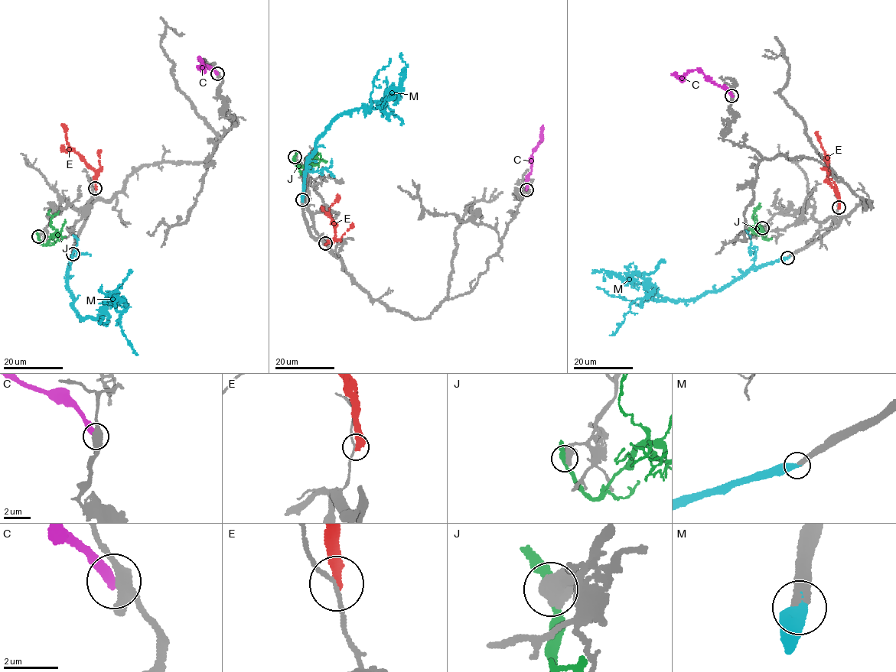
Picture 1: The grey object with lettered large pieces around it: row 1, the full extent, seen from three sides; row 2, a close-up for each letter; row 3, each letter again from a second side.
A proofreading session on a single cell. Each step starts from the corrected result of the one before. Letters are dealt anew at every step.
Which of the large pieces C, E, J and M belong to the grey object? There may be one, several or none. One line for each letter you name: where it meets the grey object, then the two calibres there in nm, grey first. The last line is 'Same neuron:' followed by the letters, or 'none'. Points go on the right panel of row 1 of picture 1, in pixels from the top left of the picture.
M: Touches grey at (787, 258). Thickness 420 nm (grey) against 500 nm
Same neuron: M

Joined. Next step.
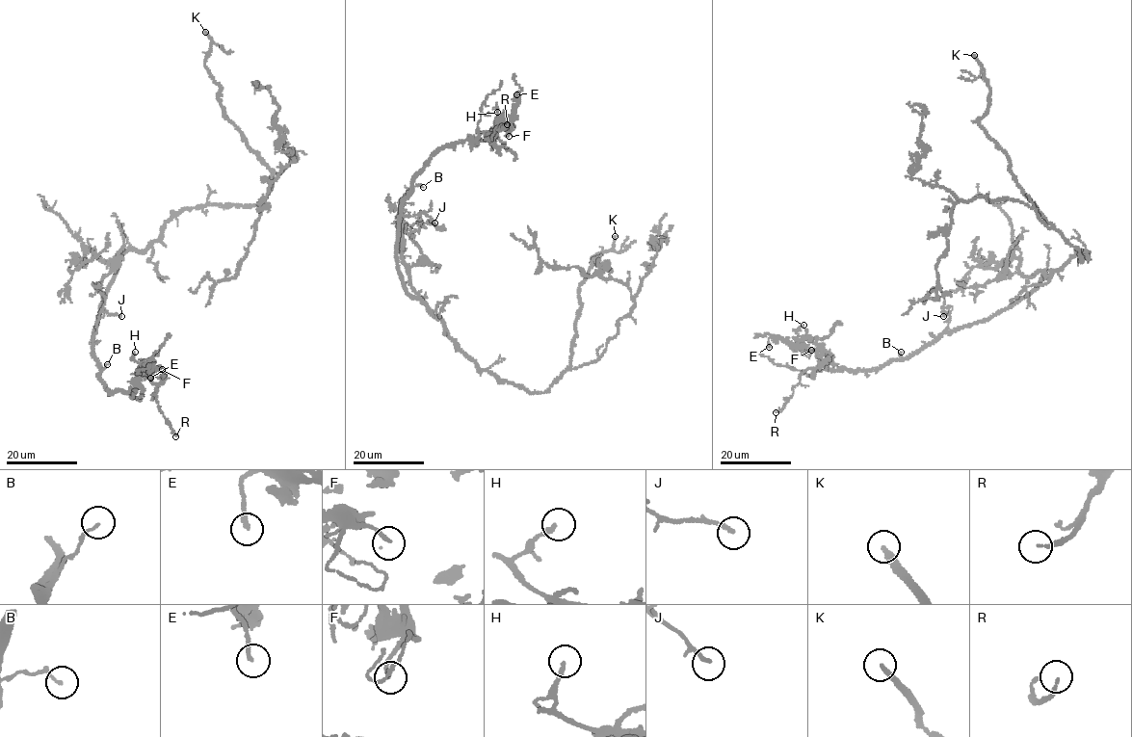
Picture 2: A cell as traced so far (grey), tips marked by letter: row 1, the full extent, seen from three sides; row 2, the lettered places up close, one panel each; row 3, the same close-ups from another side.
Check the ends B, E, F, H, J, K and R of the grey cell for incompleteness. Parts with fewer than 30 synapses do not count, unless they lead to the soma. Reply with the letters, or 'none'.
K

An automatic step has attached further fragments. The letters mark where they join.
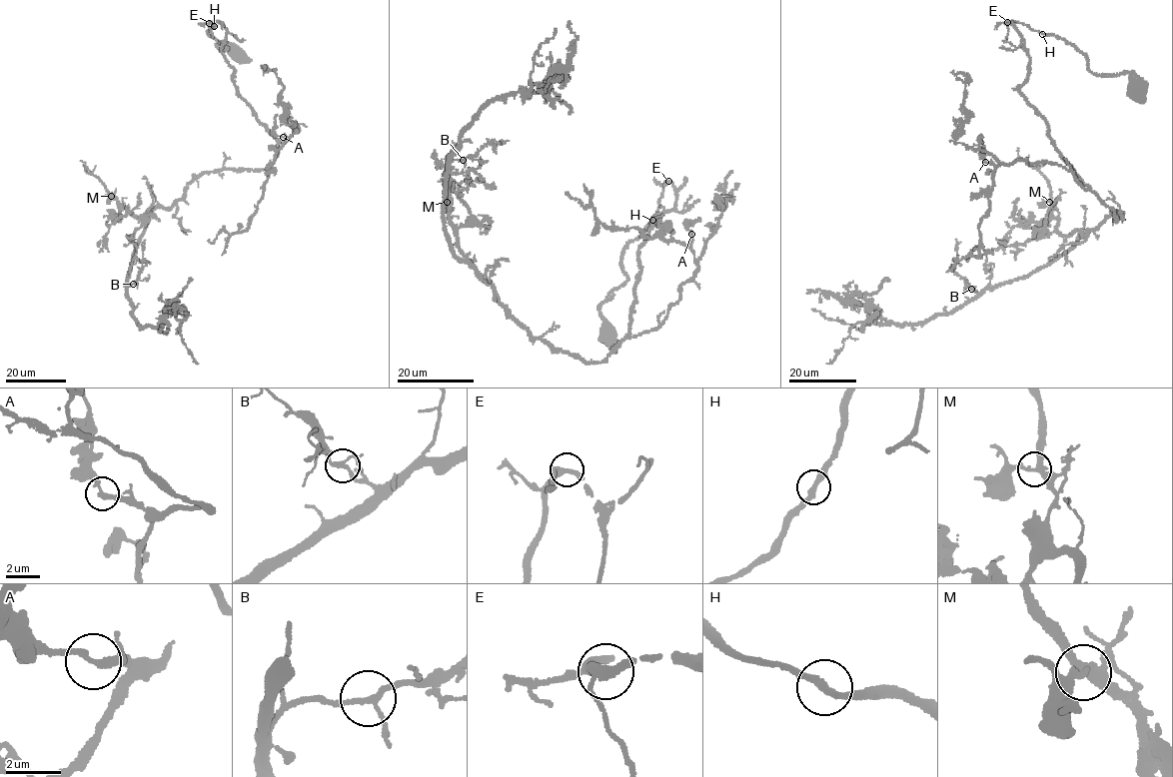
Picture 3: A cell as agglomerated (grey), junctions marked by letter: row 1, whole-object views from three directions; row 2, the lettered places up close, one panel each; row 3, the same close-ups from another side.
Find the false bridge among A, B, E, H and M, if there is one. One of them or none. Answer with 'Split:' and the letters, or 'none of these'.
Split: none of these

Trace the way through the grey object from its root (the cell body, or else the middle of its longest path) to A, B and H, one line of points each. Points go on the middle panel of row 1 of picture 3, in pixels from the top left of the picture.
A: (606, 340), (599, 307), (667, 182), (675, 202), (636, 256), (630, 338), (680, 300), (691, 234)
B: (606, 340), (623, 249), (672, 184), (628, 334), (587, 363), (459, 261), (442, 212), (463, 160)
H: (606, 340), (599, 307), (626, 281), (620, 263), (623, 249), (642, 234), (652, 220)

